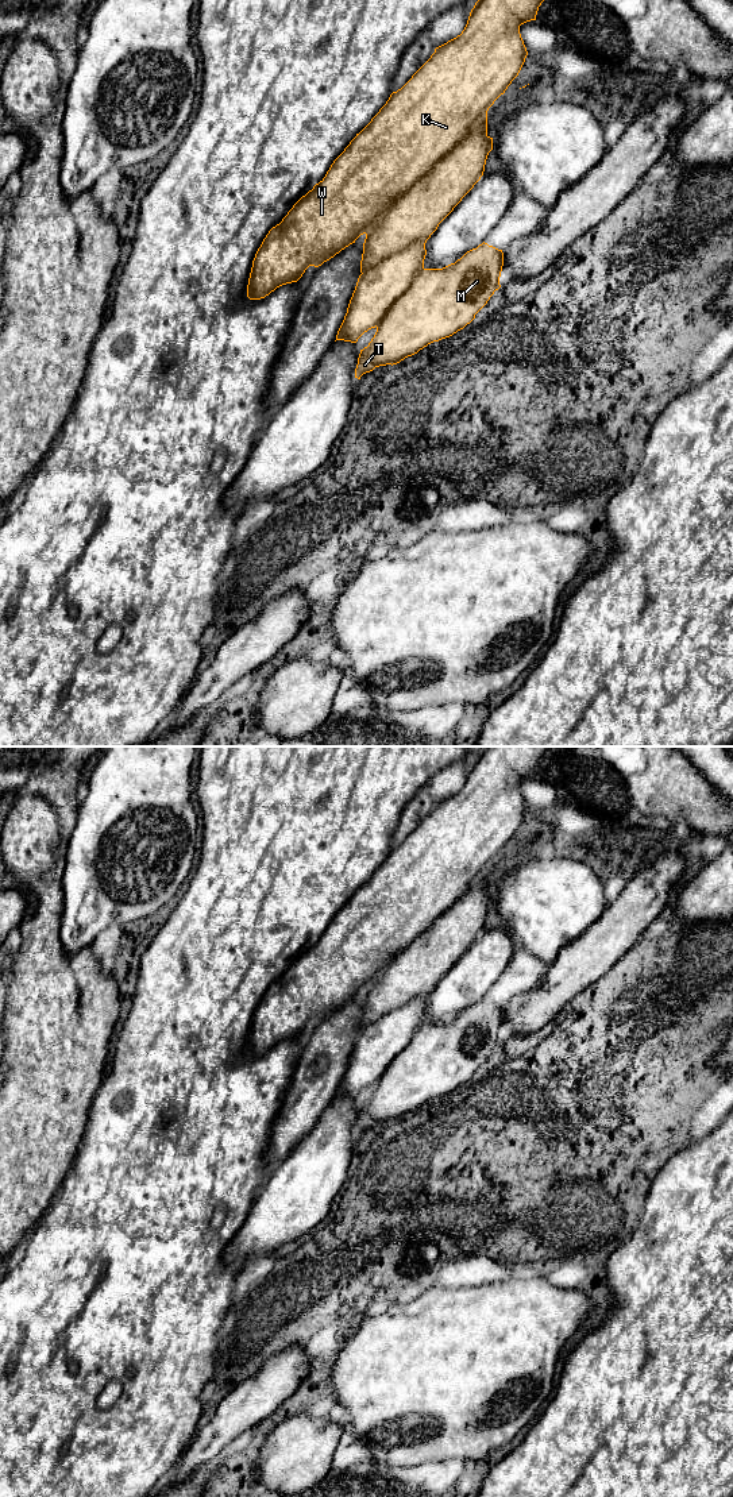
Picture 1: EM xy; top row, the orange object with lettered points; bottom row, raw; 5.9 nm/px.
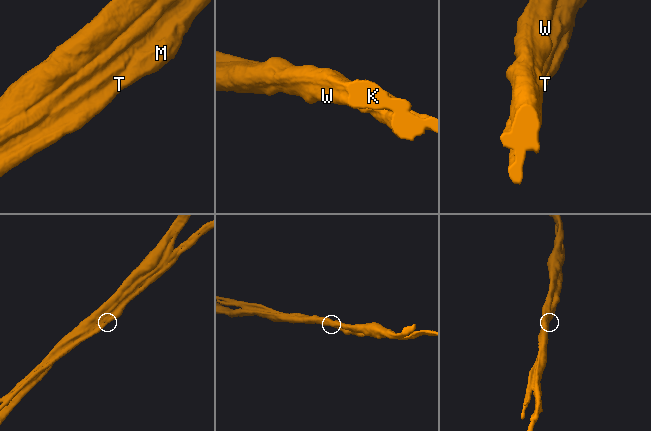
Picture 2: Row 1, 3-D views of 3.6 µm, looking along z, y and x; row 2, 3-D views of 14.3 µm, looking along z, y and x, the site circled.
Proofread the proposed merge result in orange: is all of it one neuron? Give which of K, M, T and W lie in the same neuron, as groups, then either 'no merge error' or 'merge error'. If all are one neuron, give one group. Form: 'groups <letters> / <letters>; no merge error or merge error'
groups K W / M T; merge error

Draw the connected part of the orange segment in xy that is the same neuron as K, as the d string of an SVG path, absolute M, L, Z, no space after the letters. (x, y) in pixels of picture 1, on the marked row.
M478 0L475 3L462 34L435 49L431 58L401 89L390 94L386 104L371 119L371 121L356 134L344 151L333 161L325 177L293 205L279 224L269 231L252 261L247 285L247 297L250 300L265 298L279 286L297 282L309 266L321 266L342 250L355 243L355 240L363 234L366 235L366 239L363 243L360 273L378 265L385 258L408 248L410 244L427 242L431 238L439 224L454 211L454 208L483 175L487 155L493 150L493 138L487 135L487 111L518 76L528 55L520 34L520 26L536 20L539 7L543 1L544 0Z

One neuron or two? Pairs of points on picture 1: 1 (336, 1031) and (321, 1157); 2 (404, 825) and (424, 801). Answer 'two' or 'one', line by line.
1: one
2: one

